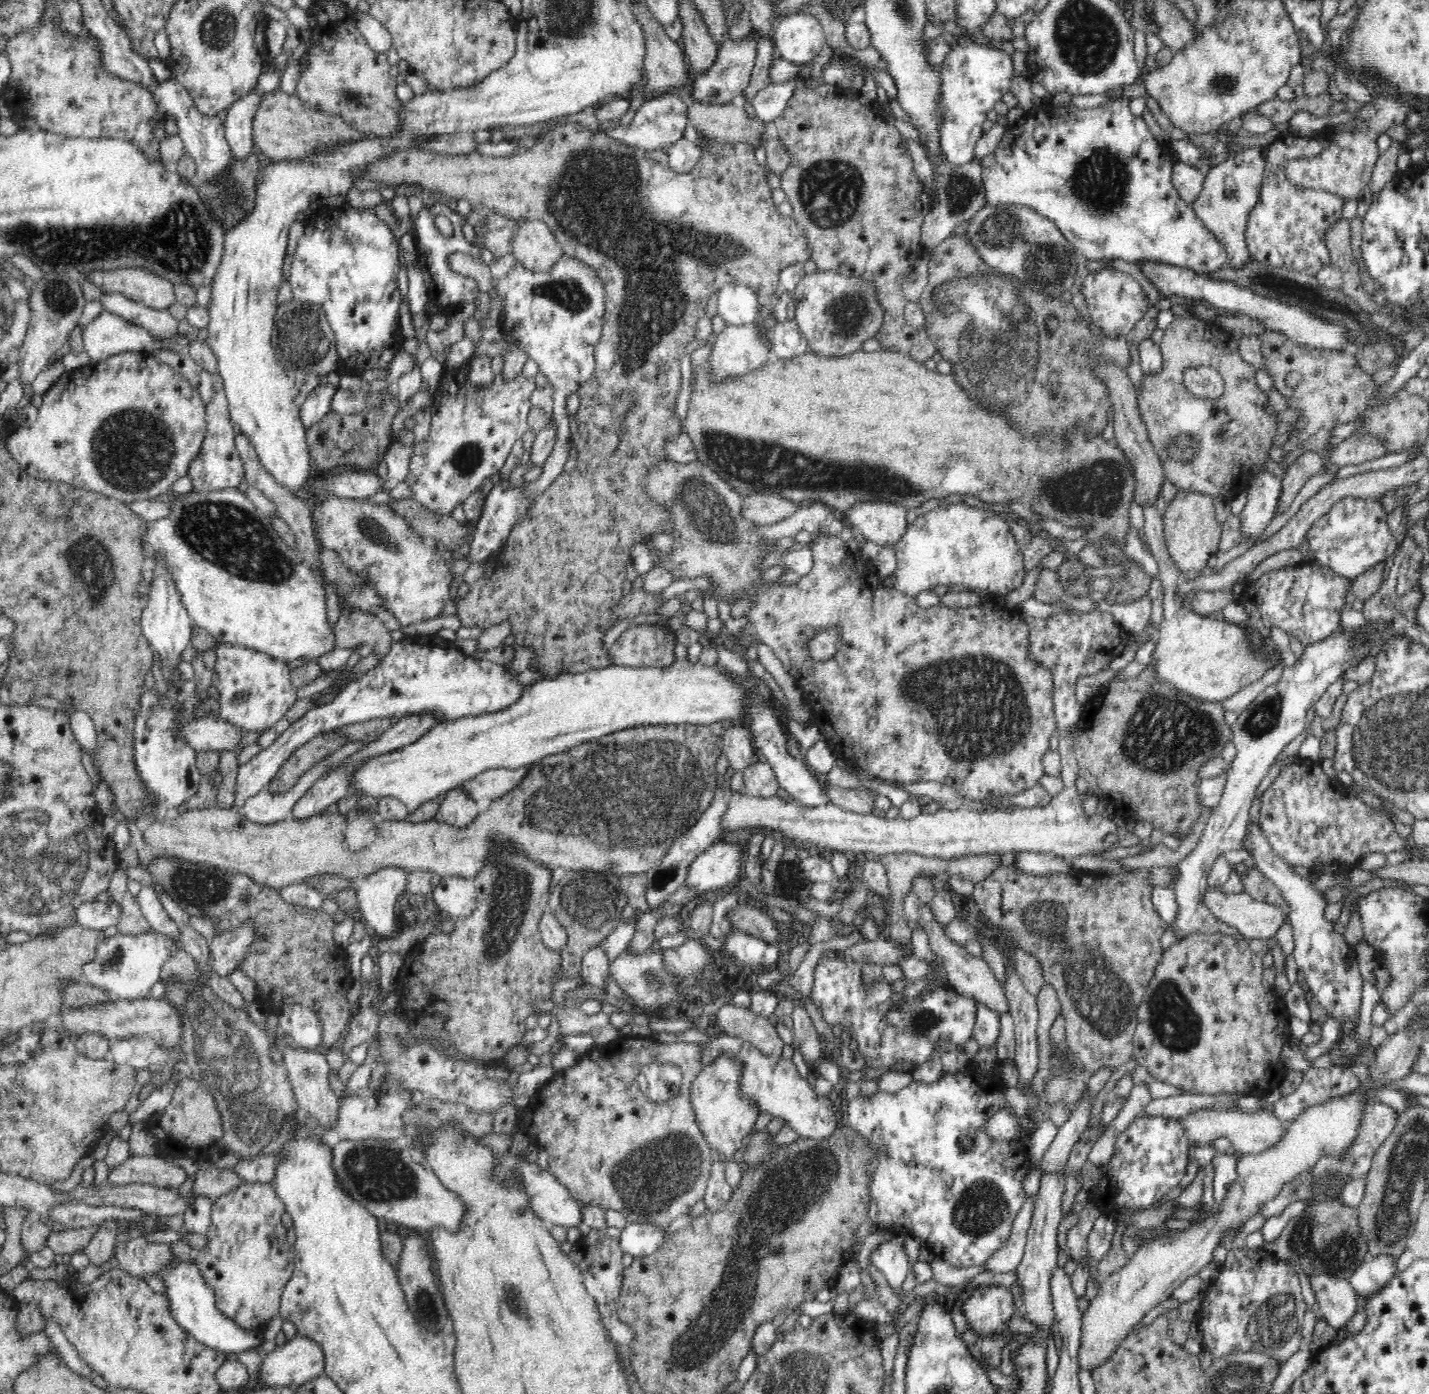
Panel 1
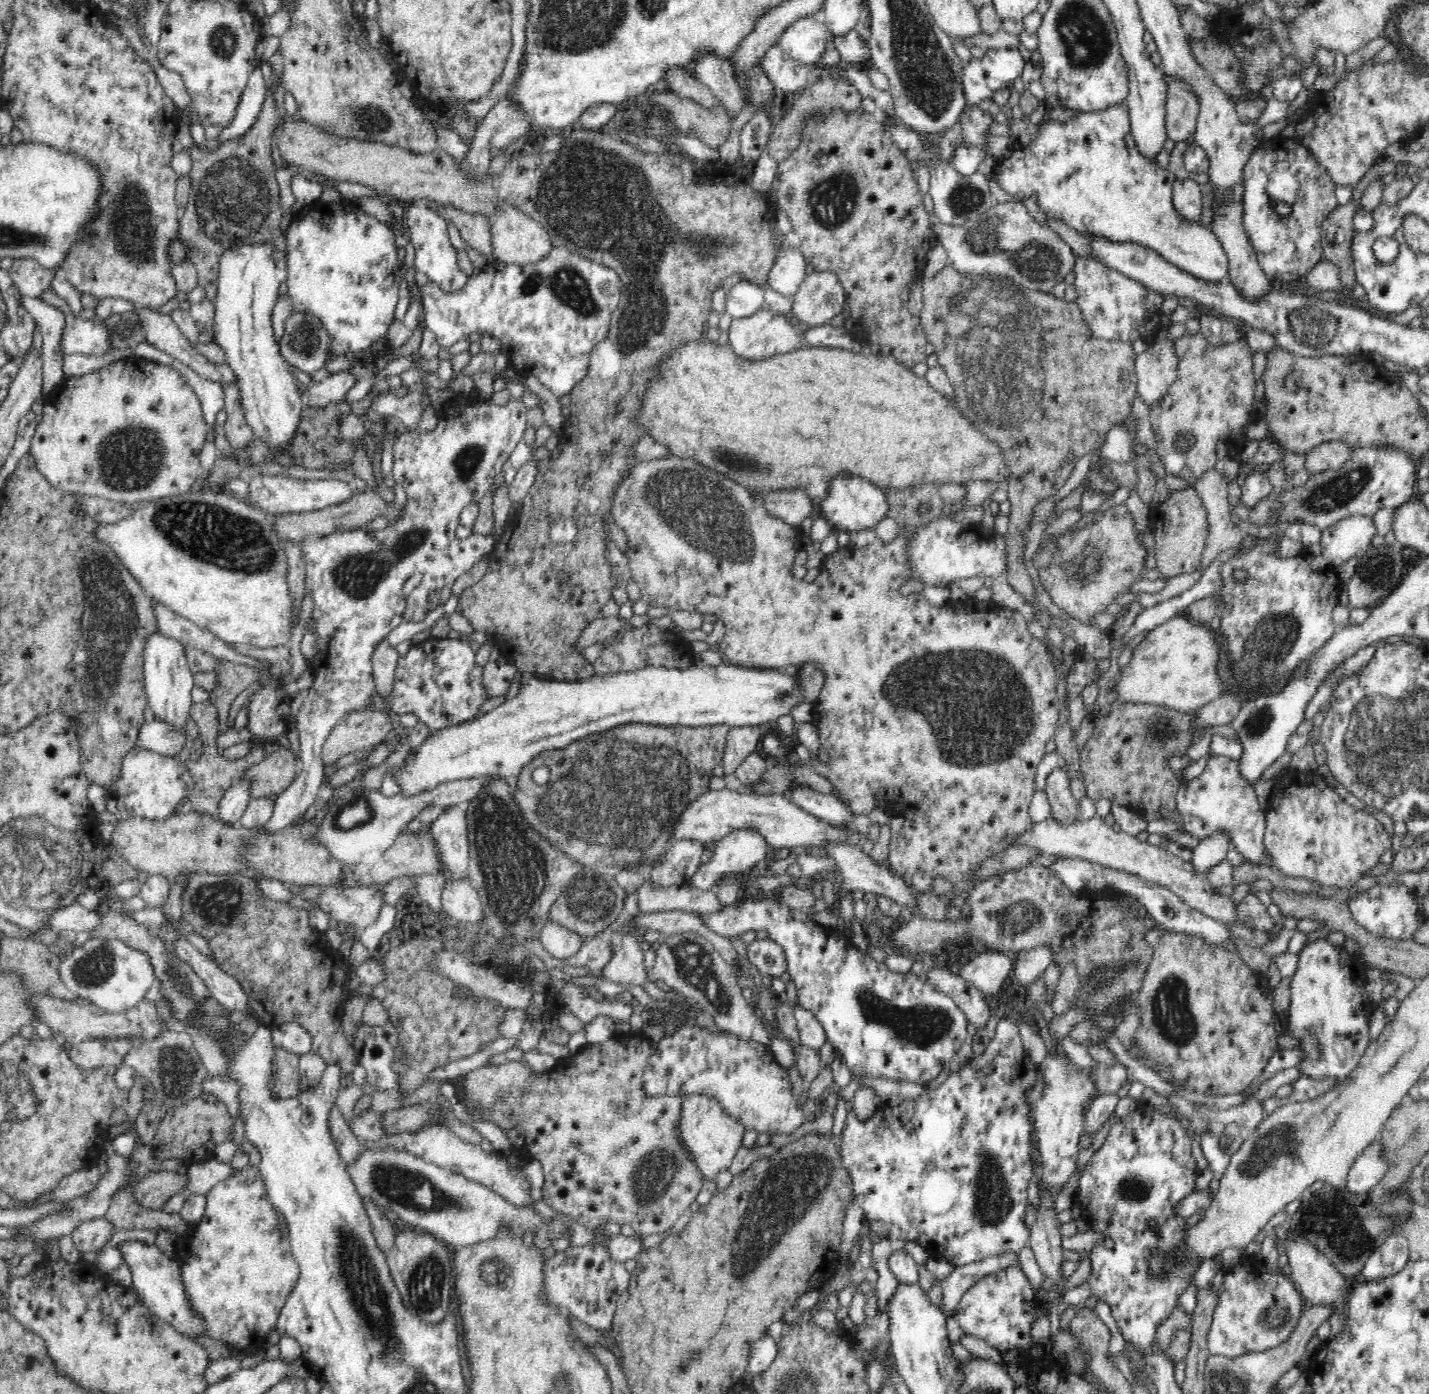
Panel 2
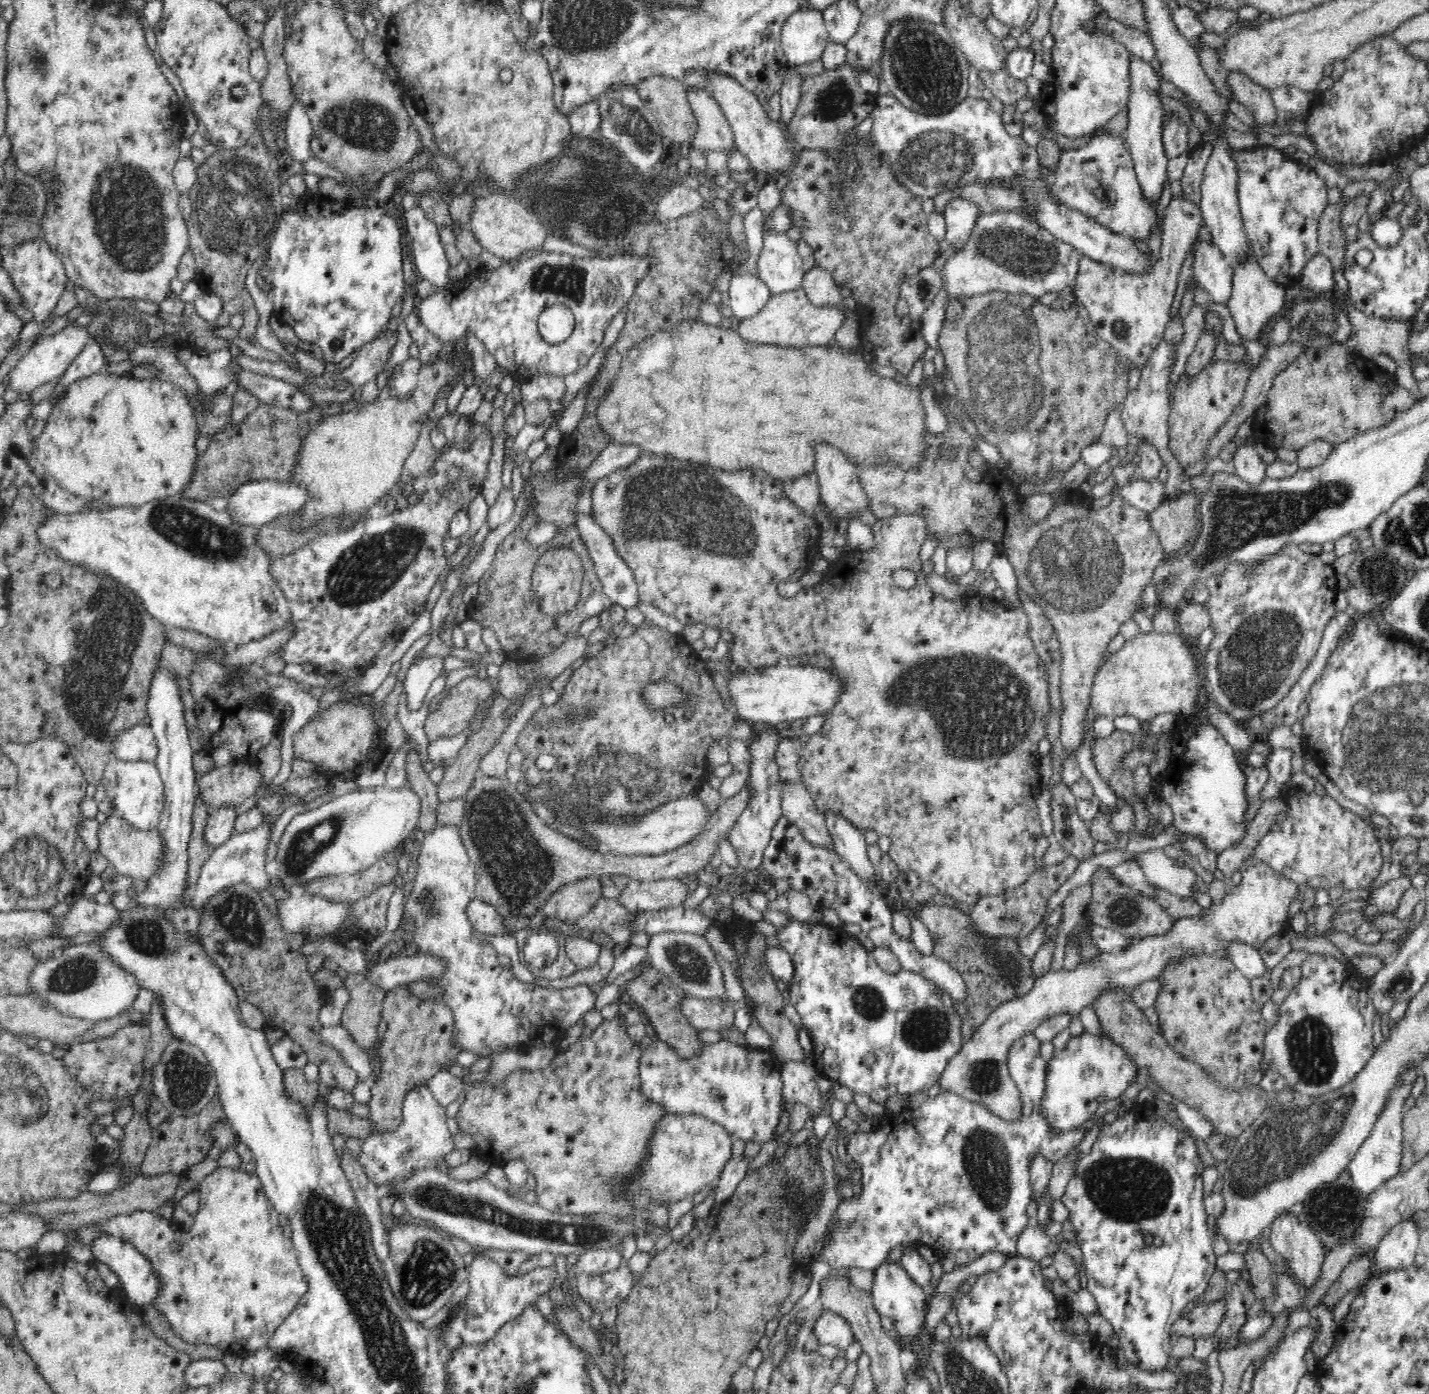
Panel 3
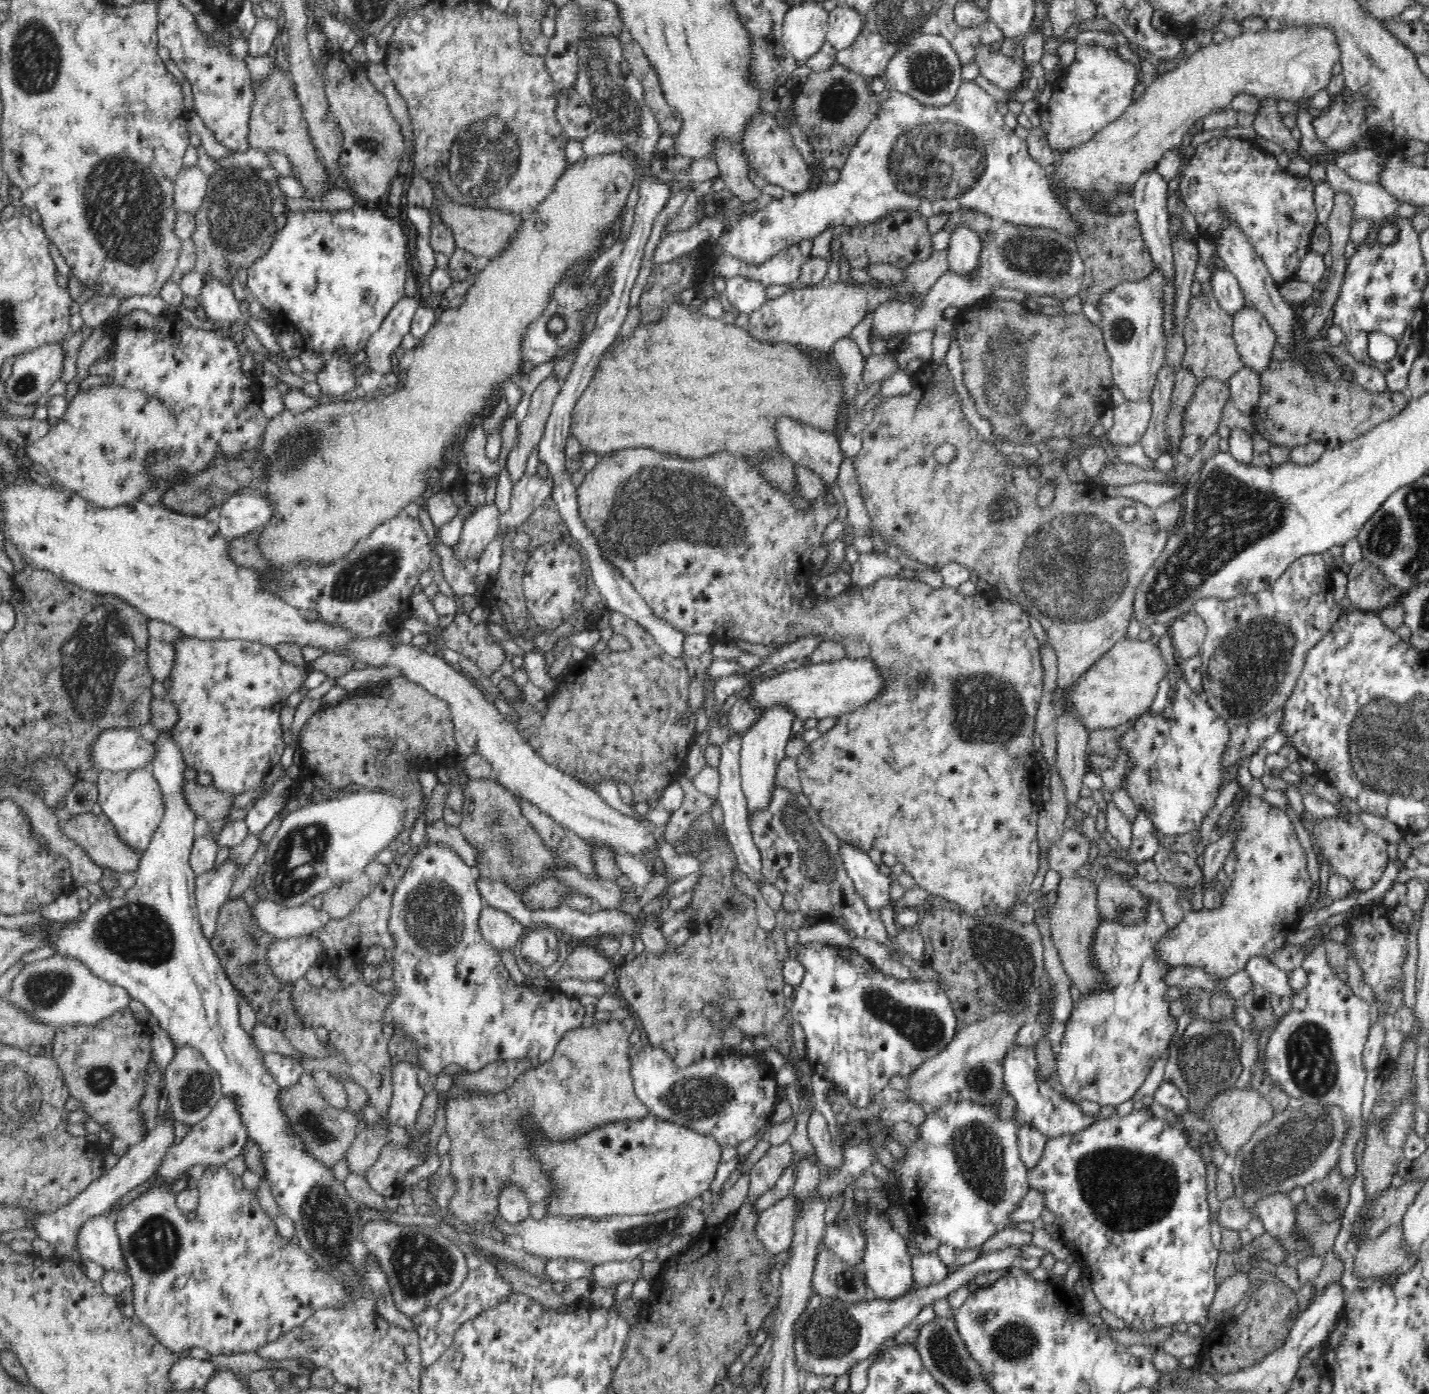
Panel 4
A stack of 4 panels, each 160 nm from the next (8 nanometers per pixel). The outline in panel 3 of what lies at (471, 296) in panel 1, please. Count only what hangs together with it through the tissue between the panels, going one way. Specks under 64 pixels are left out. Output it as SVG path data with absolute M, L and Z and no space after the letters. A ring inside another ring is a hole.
M420 206L398 211L401 222L406 225L409 242L412 244L412 260L418 279L429 280L437 288L448 287L449 262L439 237L439 228L428 218Z

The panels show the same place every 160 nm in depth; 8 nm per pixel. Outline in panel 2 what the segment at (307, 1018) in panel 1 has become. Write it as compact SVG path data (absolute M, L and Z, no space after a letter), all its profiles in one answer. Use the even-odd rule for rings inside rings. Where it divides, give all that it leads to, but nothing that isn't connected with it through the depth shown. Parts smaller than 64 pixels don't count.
M298 1020L273 1028L272 1041L278 1049L286 1050L298 1057L313 1050L313 1036Z

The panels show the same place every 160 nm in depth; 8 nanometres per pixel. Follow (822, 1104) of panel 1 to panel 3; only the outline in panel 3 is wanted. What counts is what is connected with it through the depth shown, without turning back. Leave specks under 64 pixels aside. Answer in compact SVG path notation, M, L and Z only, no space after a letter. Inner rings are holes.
M659 1040L658 1042L654 1042L650 1044L650 1046L645 1047L641 1056L639 1073L641 1076L642 1090L646 1094L646 1098L650 1099L650 1101L657 1102L660 1106L665 1106L666 1114L702 1114L702 1117L710 1118L710 1121L722 1125L722 1128L728 1129L734 1138L740 1138L740 1140L743 1140L745 1143L754 1140L754 1142L763 1144L772 1140L772 1134L774 1134L774 1130L776 1130L776 1126L778 1126L778 1120L780 1120L780 1102L782 1102L782 1096L785 1096L785 1094L780 1094L782 1089L784 1089L785 1083L782 1081L782 1064L768 1049L748 1050L748 1056L746 1056L746 1052L744 1052L742 1046L736 1046L736 1044L732 1044L732 1042L724 1042L724 1040L720 1040L720 1042L716 1042L716 1044L704 1044L702 1046L704 1046L704 1052L702 1052L700 1056L694 1056L694 1058L682 1058L682 1056L679 1056L677 1050L674 1050L673 1046L670 1046L669 1042L666 1041Z

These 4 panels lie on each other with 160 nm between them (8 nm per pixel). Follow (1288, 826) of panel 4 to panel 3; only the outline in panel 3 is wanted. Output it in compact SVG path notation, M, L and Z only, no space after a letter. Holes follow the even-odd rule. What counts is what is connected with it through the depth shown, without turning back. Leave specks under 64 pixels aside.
M1249 858L1239 870L1242 881L1227 889L1221 904L1205 908L1202 916L1174 920L1167 933L1139 938L1138 943L1122 952L1099 953L1074 970L1050 970L1036 979L1030 992L1002 1003L949 1062L938 1080L941 1092L956 1091L970 1102L989 1106L996 1116L1016 1120L1022 1103L1007 1066L1007 1056L1019 1037L1032 1035L1036 1027L1050 1016L1079 1014L1082 1008L1094 1003L1106 990L1129 990L1157 978L1170 959L1179 959L1188 953L1189 956L1212 953L1228 957L1224 948L1234 940L1258 949L1266 944L1270 936L1286 933L1290 919L1288 906L1301 887L1278 874L1278 871L1270 870L1261 862L1251 862Z

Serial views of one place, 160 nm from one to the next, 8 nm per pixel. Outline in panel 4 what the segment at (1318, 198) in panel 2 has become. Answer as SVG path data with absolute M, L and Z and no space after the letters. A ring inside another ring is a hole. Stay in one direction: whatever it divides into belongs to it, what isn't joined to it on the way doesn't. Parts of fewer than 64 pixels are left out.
M1220 138L1195 148L1194 156L1179 182L1179 190L1185 209L1194 215L1198 223L1202 238L1216 241L1227 221L1236 225L1259 254L1272 280L1278 283L1293 279L1302 259L1310 252L1311 236L1318 225L1316 188L1313 184L1311 179L1296 177L1280 167L1276 157L1247 138Z

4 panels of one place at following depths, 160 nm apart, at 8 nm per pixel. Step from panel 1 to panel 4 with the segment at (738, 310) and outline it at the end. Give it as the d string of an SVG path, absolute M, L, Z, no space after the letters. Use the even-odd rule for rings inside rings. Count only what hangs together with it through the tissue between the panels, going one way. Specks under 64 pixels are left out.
M736 275L725 280L726 296L740 313L749 315L766 302L766 286L761 282Z

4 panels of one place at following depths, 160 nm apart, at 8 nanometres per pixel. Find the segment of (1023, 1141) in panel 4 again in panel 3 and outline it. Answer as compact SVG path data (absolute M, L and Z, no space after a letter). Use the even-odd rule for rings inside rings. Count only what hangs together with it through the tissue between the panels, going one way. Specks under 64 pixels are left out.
M1036 1156L1030 1165L1032 1195L1038 1206L1037 1217L1031 1223L1036 1224L1036 1227L1040 1227L1044 1231L1042 1224L1052 1221L1050 1219L1050 1204L1054 1198L1049 1196L1049 1182L1053 1172L1053 1163L1047 1162L1041 1156Z

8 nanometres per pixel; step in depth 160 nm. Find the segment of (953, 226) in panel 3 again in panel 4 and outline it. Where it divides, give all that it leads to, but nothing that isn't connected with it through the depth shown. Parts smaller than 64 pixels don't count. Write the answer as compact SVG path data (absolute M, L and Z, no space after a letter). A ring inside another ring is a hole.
M966 223L951 232L948 244L948 266L958 273L971 273L979 258L980 234L970 230Z

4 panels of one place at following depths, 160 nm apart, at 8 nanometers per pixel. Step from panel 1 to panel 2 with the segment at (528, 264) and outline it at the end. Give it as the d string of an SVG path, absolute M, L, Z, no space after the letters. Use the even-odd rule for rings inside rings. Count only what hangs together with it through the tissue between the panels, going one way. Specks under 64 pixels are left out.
M506 206L505 209L492 213L488 218L492 226L493 251L490 254L492 261L519 265L537 263L544 256L548 256L553 247L549 233L545 228L536 220L527 217L518 208Z

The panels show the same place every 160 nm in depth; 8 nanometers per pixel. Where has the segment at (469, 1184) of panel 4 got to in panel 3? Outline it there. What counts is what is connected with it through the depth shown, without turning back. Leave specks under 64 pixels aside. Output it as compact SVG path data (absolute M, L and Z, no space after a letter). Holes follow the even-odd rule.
M613 1017L612 1020L604 1019L603 1022L593 1030L590 1038L578 1038L574 1044L568 1046L568 1050L559 1050L558 1054L552 1060L547 1068L542 1068L536 1071L515 1071L504 1083L496 1085L496 1083L476 1082L472 1088L467 1089L464 1102L460 1104L460 1110L456 1114L458 1128L462 1132L468 1134L474 1139L475 1152L482 1156L489 1164L493 1166L503 1167L505 1163L512 1159L523 1160L528 1167L528 1173L534 1176L536 1180L536 1196L538 1204L549 1211L555 1213L572 1213L575 1215L602 1215L602 1216L636 1216L636 1212L630 1208L630 1204L626 1204L624 1200L616 1200L612 1194L612 1178L620 1176L620 1178L633 1178L640 1176L643 1162L649 1155L649 1142L653 1135L654 1127L658 1120L661 1120L666 1115L665 1106L660 1106L657 1102L650 1101L646 1098L646 1094L642 1090L641 1076L639 1066L641 1063L642 1050L640 1044L632 1042L628 1037L626 1025L620 1022L618 1017Z

